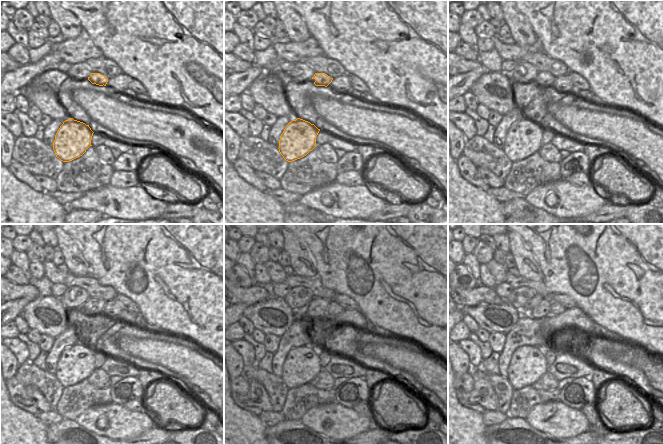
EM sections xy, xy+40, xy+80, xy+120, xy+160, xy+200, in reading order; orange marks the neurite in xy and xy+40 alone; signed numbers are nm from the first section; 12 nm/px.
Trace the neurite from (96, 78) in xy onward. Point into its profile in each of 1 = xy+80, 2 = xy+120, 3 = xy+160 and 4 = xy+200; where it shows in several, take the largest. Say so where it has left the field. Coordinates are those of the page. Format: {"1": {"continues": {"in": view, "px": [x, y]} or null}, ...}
{"1": {"continues": {"in": "xy+80", "px": [546, 79]}}, "2": {"continues": {"in": "xy+120", "px": [98, 304]}}, "3": {"continues": {"in": "xy+160", "px": [320, 310]}}, "4": {"continues": {"in": "xy+200", "px": [544, 309]}}}

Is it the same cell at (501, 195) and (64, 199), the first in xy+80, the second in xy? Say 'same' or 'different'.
same

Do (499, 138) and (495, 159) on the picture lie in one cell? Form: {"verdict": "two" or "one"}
{"verdict": "two"}

